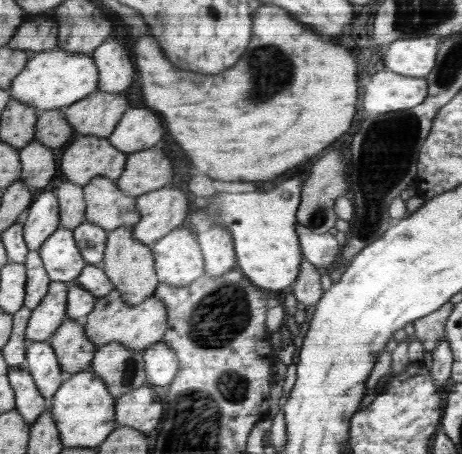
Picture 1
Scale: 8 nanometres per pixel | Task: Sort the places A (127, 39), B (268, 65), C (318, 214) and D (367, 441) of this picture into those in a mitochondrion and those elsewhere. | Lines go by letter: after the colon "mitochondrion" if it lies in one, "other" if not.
A: other
B: mitochondrion
C: mitochondrion
D: other

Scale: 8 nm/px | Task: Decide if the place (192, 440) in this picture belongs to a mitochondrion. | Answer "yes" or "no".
yes

